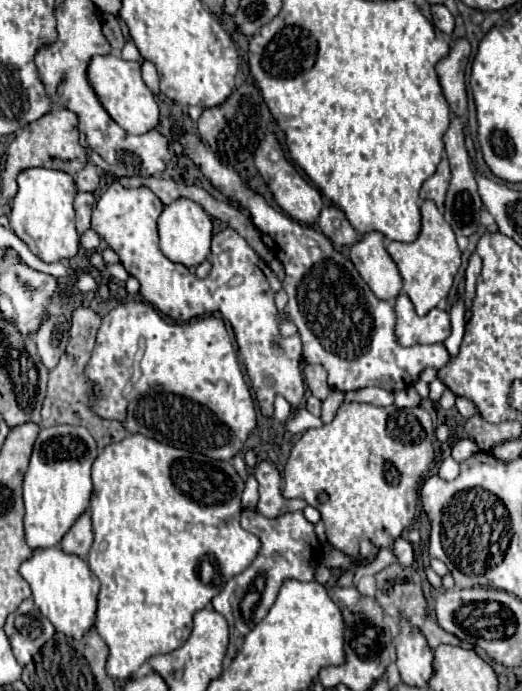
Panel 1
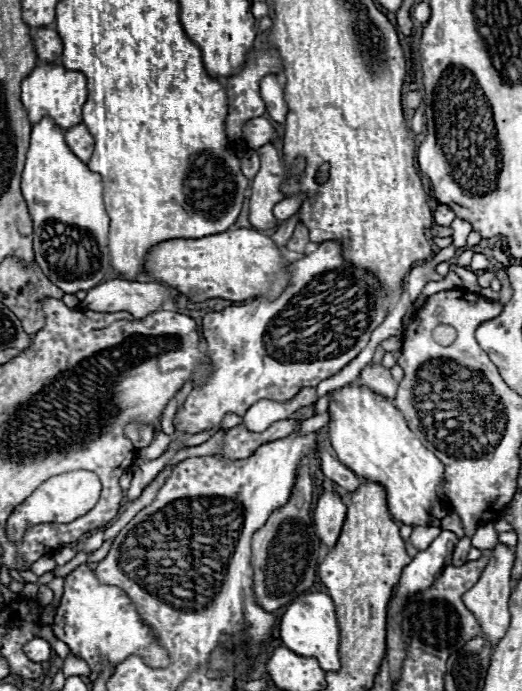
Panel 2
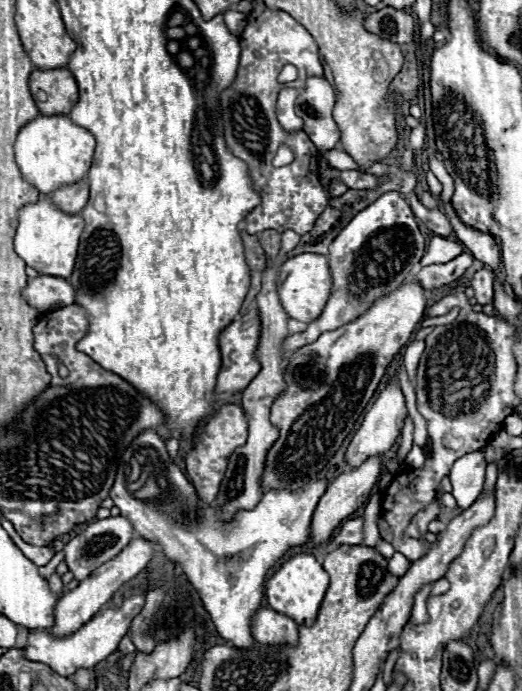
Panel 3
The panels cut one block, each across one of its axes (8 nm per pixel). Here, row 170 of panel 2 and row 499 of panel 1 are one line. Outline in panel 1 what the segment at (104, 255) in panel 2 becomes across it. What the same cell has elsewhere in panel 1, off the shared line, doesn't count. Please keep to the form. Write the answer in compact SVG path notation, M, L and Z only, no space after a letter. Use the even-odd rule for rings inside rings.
M54 426L40 430L30 466L24 474L24 536L32 550L58 546L72 524L88 512L94 496L90 468L96 456L96 442L84 426Z

